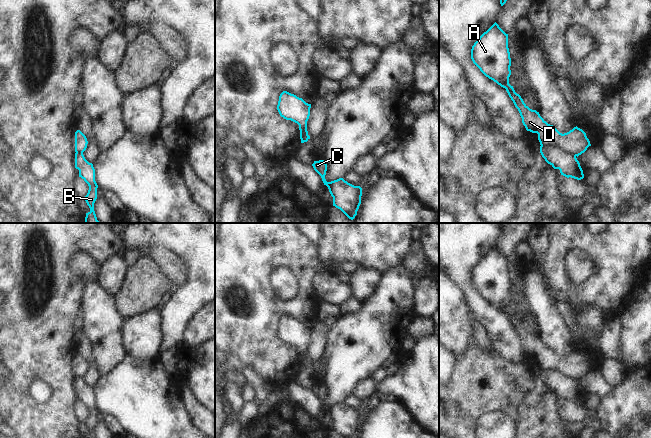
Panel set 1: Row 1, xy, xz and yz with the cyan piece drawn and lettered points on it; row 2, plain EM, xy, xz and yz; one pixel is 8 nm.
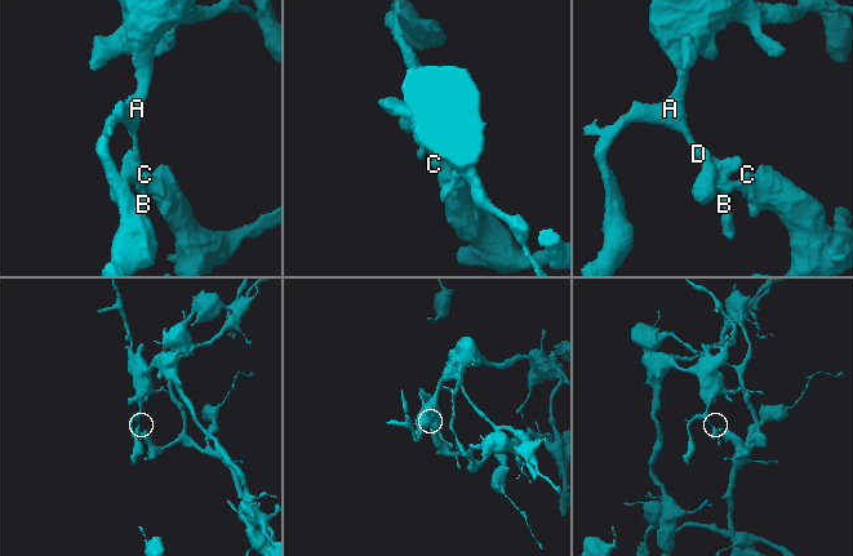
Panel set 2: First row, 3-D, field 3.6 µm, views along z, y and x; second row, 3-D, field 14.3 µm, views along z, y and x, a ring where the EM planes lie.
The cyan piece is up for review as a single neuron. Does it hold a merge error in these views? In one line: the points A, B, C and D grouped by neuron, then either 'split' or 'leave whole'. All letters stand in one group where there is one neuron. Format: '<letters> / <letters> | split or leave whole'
A D / B C | split

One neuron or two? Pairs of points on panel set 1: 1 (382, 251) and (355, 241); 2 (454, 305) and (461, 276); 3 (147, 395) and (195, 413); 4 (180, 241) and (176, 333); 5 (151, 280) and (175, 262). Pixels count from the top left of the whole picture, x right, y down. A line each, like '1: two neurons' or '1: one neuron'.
1: one neuron
2: two neurons
3: two neurons
4: one neuron
5: two neurons

